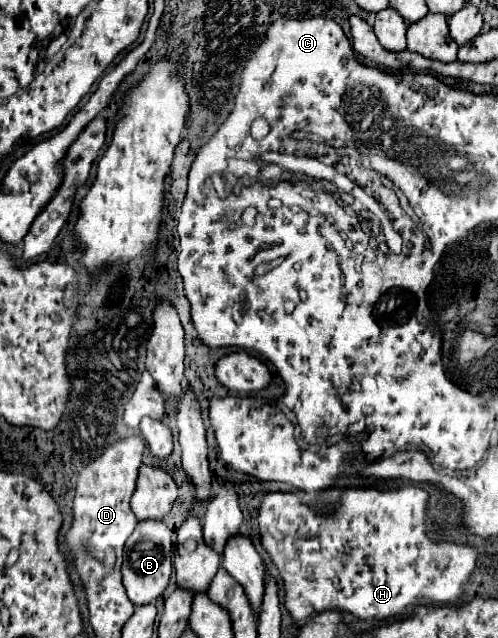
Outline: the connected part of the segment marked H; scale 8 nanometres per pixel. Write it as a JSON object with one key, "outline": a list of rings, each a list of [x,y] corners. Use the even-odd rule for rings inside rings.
{"outline":[[[400,486],[385,491],[344,490],[342,502],[336,506],[334,516],[323,512],[316,514],[314,508],[302,504],[296,494],[266,494],[260,504],[260,536],[262,546],[272,556],[286,586],[286,608],[296,622],[312,620],[326,610],[350,612],[358,618],[388,618],[406,610],[414,598],[428,598],[434,604],[454,604],[462,586],[468,582],[478,554],[472,546],[458,546],[454,542],[430,542],[426,522],[428,494],[416,486]]]}

